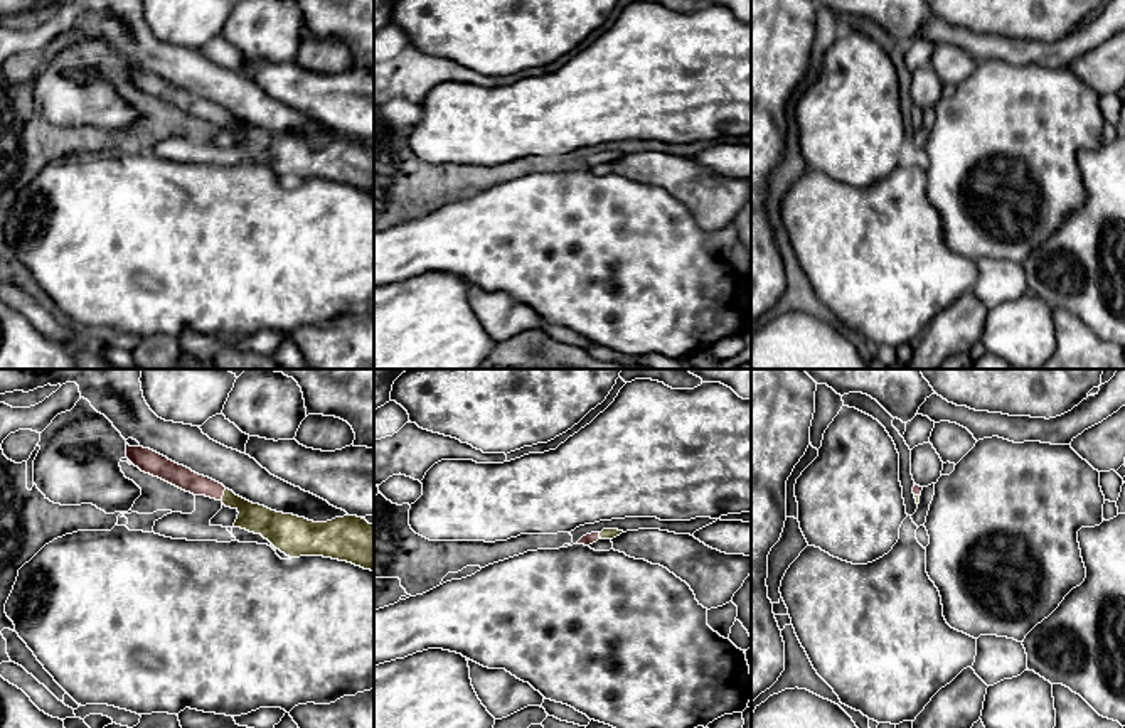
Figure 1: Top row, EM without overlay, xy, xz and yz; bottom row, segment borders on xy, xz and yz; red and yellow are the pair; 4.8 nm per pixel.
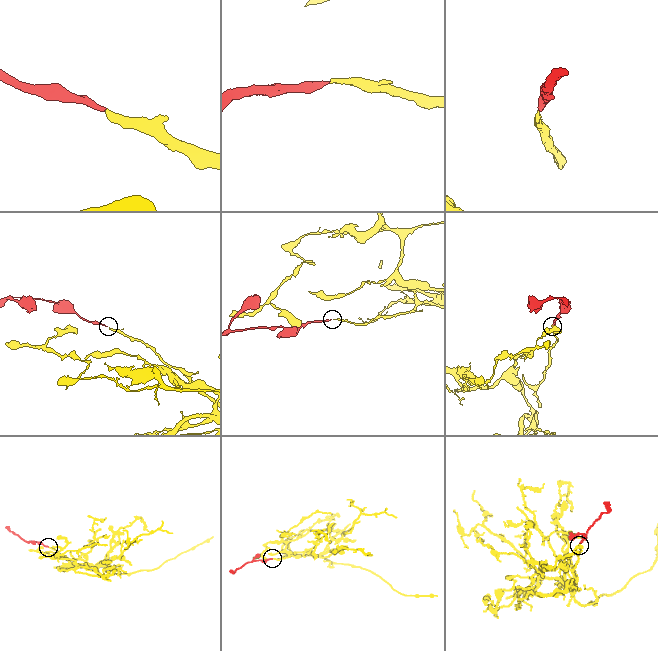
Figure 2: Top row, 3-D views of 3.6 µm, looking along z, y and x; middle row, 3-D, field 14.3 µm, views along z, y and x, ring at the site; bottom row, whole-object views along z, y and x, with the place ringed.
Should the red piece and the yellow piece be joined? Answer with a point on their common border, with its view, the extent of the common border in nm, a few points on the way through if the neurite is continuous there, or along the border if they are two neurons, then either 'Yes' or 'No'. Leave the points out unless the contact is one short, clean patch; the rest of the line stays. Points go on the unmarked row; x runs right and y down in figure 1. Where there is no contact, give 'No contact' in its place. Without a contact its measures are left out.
Touches red at xy (223, 117). Shared border 60 nm. Path across: xy (179, 98), (223, 117), (238, 125), (253, 140). Yes

